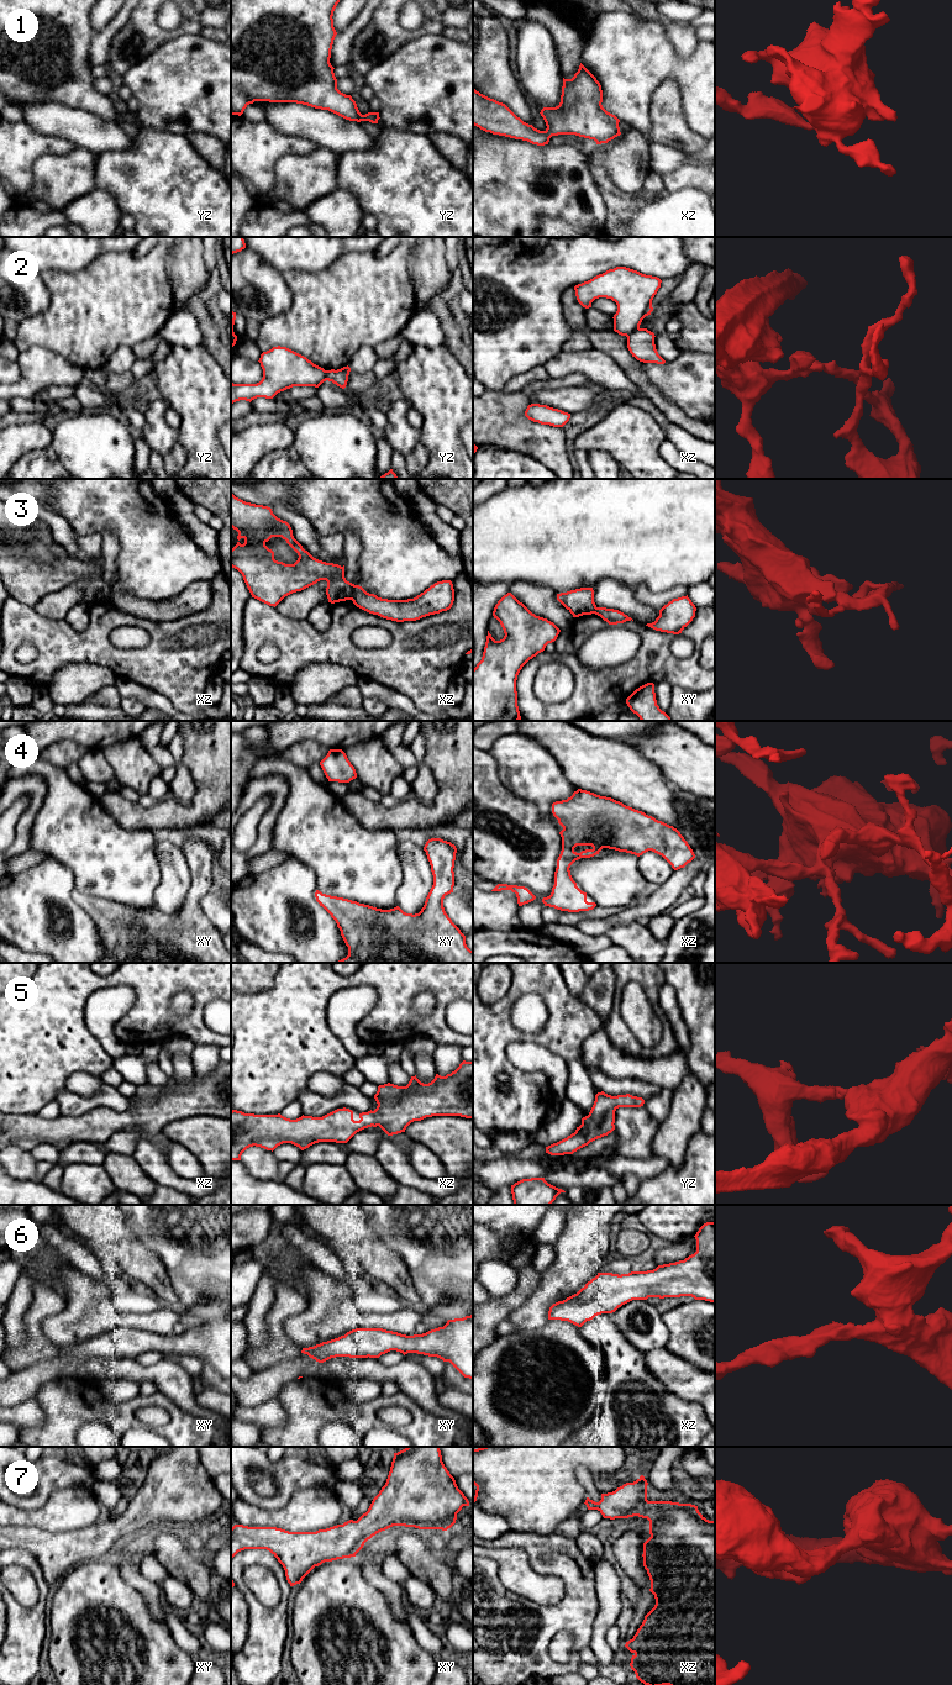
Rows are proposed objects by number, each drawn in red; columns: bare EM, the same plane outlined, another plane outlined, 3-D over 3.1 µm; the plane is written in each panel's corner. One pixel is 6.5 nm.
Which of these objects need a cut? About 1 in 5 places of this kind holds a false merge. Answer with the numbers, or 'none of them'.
2, 3

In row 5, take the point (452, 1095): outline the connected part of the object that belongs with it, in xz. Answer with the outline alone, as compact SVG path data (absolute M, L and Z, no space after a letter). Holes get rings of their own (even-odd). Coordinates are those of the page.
M463 1060L459 1067L441 1076L436 1074L428 1083L421 1083L416 1075L411 1076L406 1086L384 1084L378 1086L374 1095L378 1104L374 1111L359 1113L359 1121L353 1120L353 1111L337 1109L322 1117L301 1116L290 1120L278 1115L254 1115L242 1111L231 1111L231 1160L241 1160L242 1153L249 1147L261 1147L274 1150L283 1143L291 1143L301 1150L319 1142L347 1143L357 1132L379 1126L388 1136L405 1132L414 1121L421 1121L432 1116L461 1116L473 1118L473 1062Z

